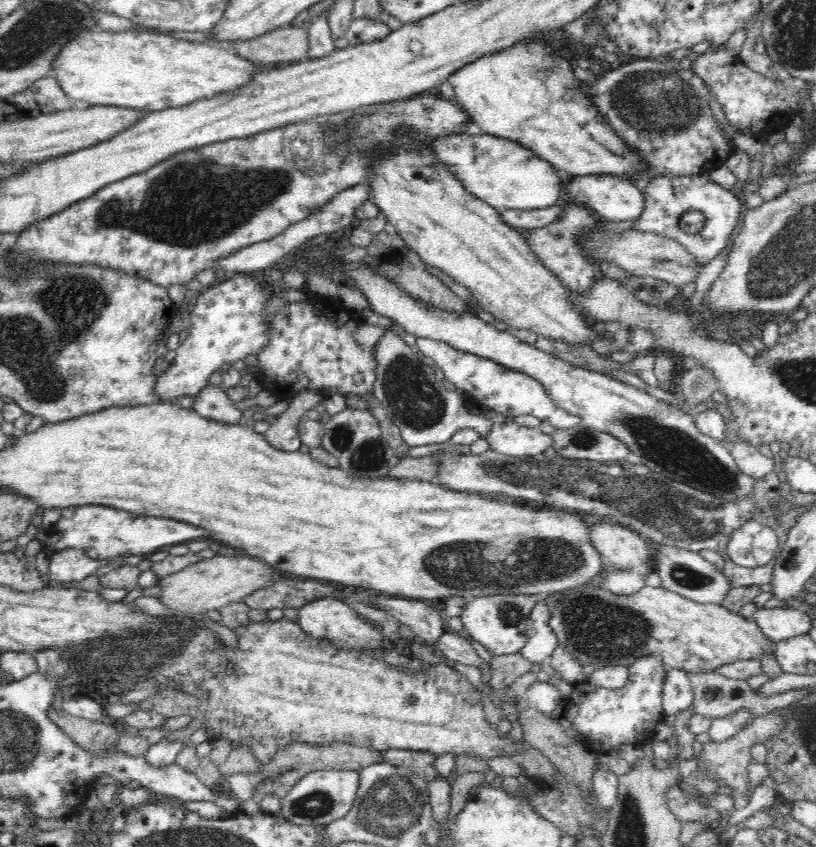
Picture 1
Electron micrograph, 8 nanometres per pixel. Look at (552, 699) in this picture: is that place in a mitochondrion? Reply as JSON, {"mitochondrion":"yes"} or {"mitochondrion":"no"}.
{"mitochondrion":"no"}

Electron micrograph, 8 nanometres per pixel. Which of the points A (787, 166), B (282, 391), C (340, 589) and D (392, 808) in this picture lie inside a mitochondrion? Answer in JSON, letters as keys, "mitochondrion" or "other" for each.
{"A":"other","B":"other","C":"other","D":"mitochondrion"}

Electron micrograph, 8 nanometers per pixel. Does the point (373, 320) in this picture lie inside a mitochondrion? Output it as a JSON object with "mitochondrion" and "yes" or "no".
{"mitochondrion":"no"}

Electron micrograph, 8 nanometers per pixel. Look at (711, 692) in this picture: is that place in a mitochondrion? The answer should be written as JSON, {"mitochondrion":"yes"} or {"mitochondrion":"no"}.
{"mitochondrion":"yes"}

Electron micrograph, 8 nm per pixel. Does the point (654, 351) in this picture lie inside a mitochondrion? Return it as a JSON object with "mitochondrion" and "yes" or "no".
{"mitochondrion":"no"}

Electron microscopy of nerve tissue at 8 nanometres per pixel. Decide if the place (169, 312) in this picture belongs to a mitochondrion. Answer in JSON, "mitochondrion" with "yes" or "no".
{"mitochondrion":"no"}

